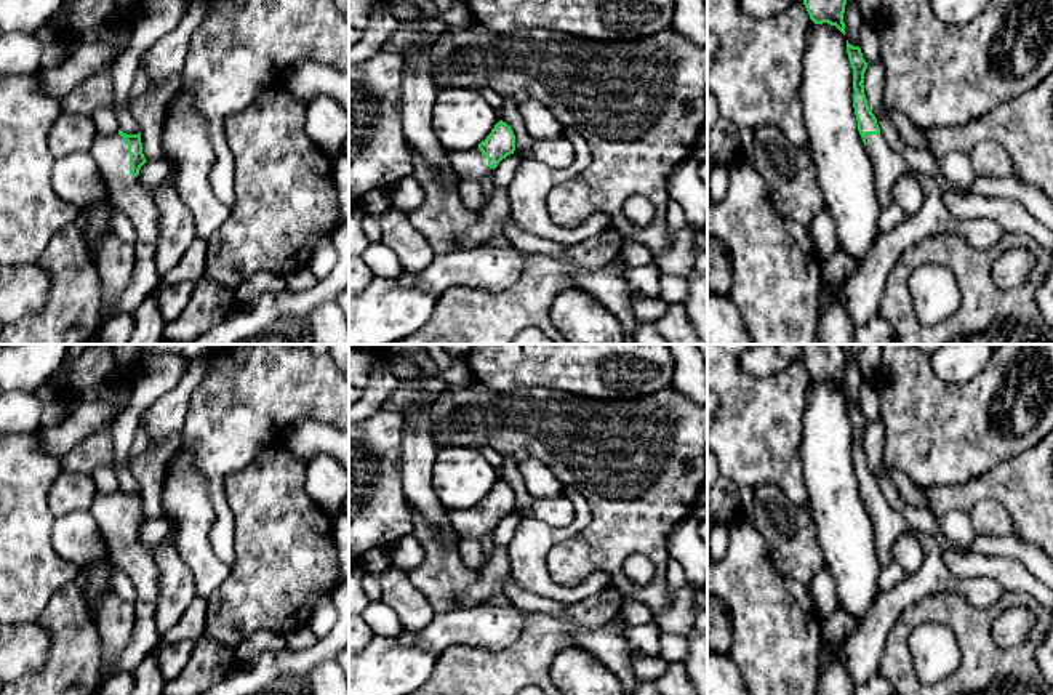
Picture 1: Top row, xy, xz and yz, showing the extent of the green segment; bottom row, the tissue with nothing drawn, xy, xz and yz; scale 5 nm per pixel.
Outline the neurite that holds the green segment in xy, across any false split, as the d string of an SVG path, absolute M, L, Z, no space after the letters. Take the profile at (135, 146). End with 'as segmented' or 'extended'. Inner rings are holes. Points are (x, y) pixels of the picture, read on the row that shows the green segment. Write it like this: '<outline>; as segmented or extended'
M96 131L88 154L110 186L115 207L136 231L130 283L114 303L102 303L104 285L83 239L88 216L82 211L51 237L37 259L37 266L51 279L45 307L5 323L0 344L90 344L107 320L134 312L157 288L158 211L155 189L138 178L147 162L141 131Z; extended

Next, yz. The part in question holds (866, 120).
M847 40L847 53L853 69L853 107L858 120L858 131L866 146L866 154L872 162L875 175L875 191L880 207L883 208L893 203L891 187L896 179L904 176L911 170L904 157L893 151L887 139L880 135L877 119L867 106L863 85L867 62L863 58L861 48L850 45Z; extended

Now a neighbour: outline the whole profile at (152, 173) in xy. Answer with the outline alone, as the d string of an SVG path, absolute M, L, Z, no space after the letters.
M165 157L158 160L146 162L139 170L139 181L149 187L157 189L168 176L170 173L170 163Z

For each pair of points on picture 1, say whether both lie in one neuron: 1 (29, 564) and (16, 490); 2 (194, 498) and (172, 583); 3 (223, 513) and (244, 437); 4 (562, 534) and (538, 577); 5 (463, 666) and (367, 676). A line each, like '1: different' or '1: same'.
1: same
2: different
3: same
4: same
5: different

